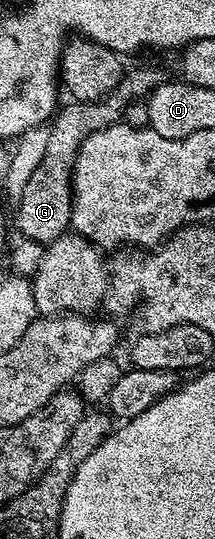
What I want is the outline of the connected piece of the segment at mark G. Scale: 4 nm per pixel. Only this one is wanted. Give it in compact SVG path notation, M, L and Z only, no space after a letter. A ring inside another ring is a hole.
M151 66L133 68L130 71L128 69L106 101L93 103L70 101L67 106L62 105L56 111L48 127L47 147L43 160L39 162L39 167L35 168L17 199L17 226L22 237L45 246L68 231L73 214L73 170L77 163L78 150L84 140L95 132L112 126L124 115L128 106L146 99L155 88L168 81L168 78L168 74L161 69Z

